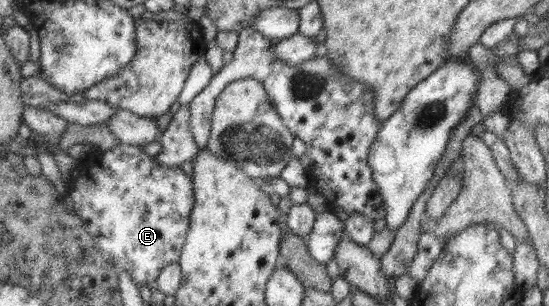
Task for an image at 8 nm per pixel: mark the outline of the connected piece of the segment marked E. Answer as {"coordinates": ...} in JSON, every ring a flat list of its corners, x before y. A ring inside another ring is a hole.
{"coordinates":[[120,142,108,151,96,147,82,160,77,161,75,174,66,185,74,202,75,212,85,222,100,252,109,255,118,271,129,271,136,285,150,285,159,271,169,263,178,263,189,228,189,215,195,204,191,178,182,168,166,167,148,155,143,147]]}

